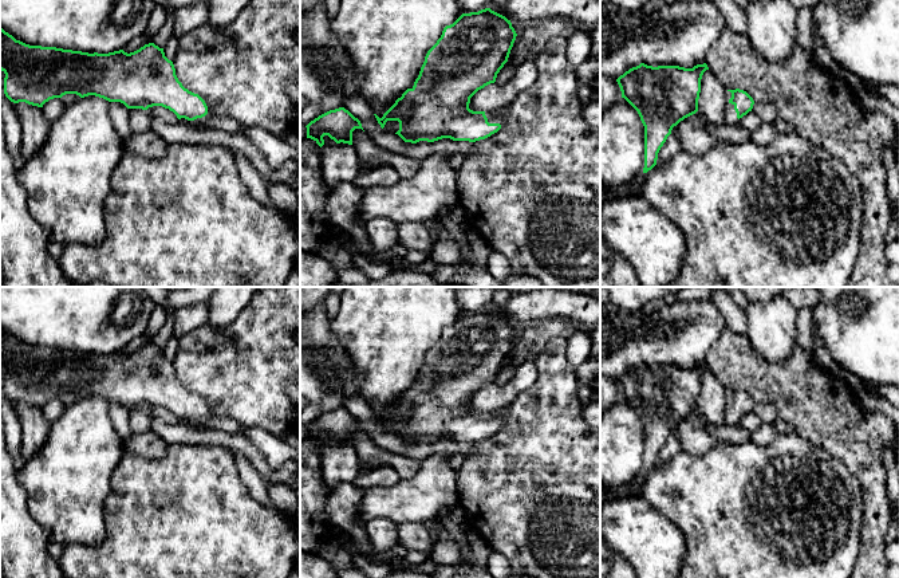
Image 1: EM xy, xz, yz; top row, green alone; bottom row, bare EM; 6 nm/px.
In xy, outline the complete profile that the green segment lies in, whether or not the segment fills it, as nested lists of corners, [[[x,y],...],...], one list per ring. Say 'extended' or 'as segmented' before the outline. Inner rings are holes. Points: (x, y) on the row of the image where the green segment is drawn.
extended; [[[0,28],[0,70],[5,74],[4,94],[13,103],[25,102],[43,107],[50,99],[66,94],[76,94],[80,98],[95,95],[109,102],[121,102],[127,109],[147,110],[162,106],[173,111],[178,119],[198,129],[206,129],[208,119],[214,115],[198,94],[182,86],[173,62],[165,56],[163,48],[154,43],[145,44],[130,54],[123,50],[88,54],[29,46]]]

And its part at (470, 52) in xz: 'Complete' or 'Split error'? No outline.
Split error

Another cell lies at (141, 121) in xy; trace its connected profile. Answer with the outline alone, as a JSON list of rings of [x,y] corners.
[[[130,109],[130,127],[133,133],[142,133],[151,127],[153,118],[147,110]]]

